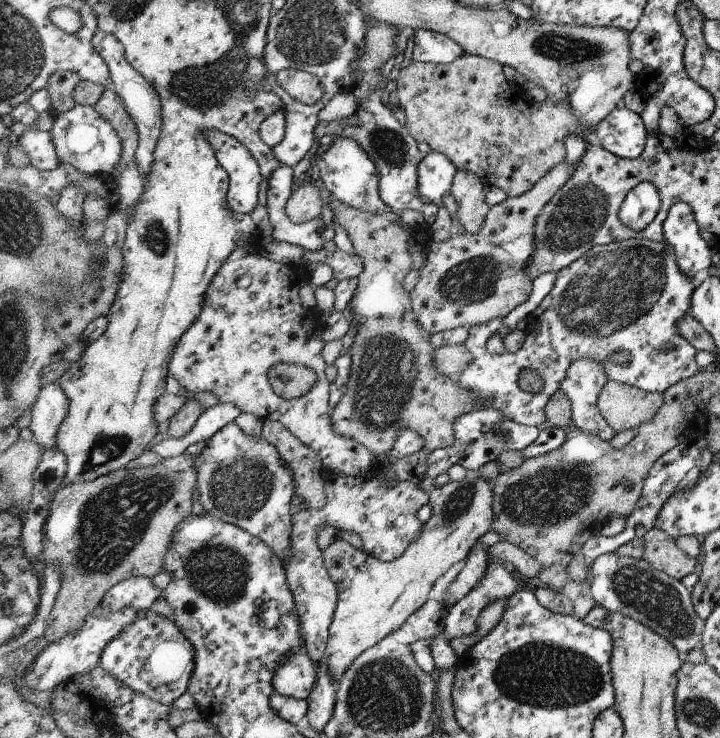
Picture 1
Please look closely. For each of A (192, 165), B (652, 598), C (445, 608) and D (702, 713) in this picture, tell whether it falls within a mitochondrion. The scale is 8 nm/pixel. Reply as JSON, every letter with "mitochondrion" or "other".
{"A":"other","B":"mitochondrion","C":"other","D":"mitochondrion"}

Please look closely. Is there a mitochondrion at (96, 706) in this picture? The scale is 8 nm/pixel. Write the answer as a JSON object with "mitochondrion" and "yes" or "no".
{"mitochondrion":"no"}

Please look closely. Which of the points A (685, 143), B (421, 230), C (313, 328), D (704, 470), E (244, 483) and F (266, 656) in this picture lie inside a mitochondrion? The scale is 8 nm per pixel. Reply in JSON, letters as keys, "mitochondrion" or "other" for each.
{"A":"other","B":"other","C":"other","D":"other","E":"mitochondrion","F":"other"}

